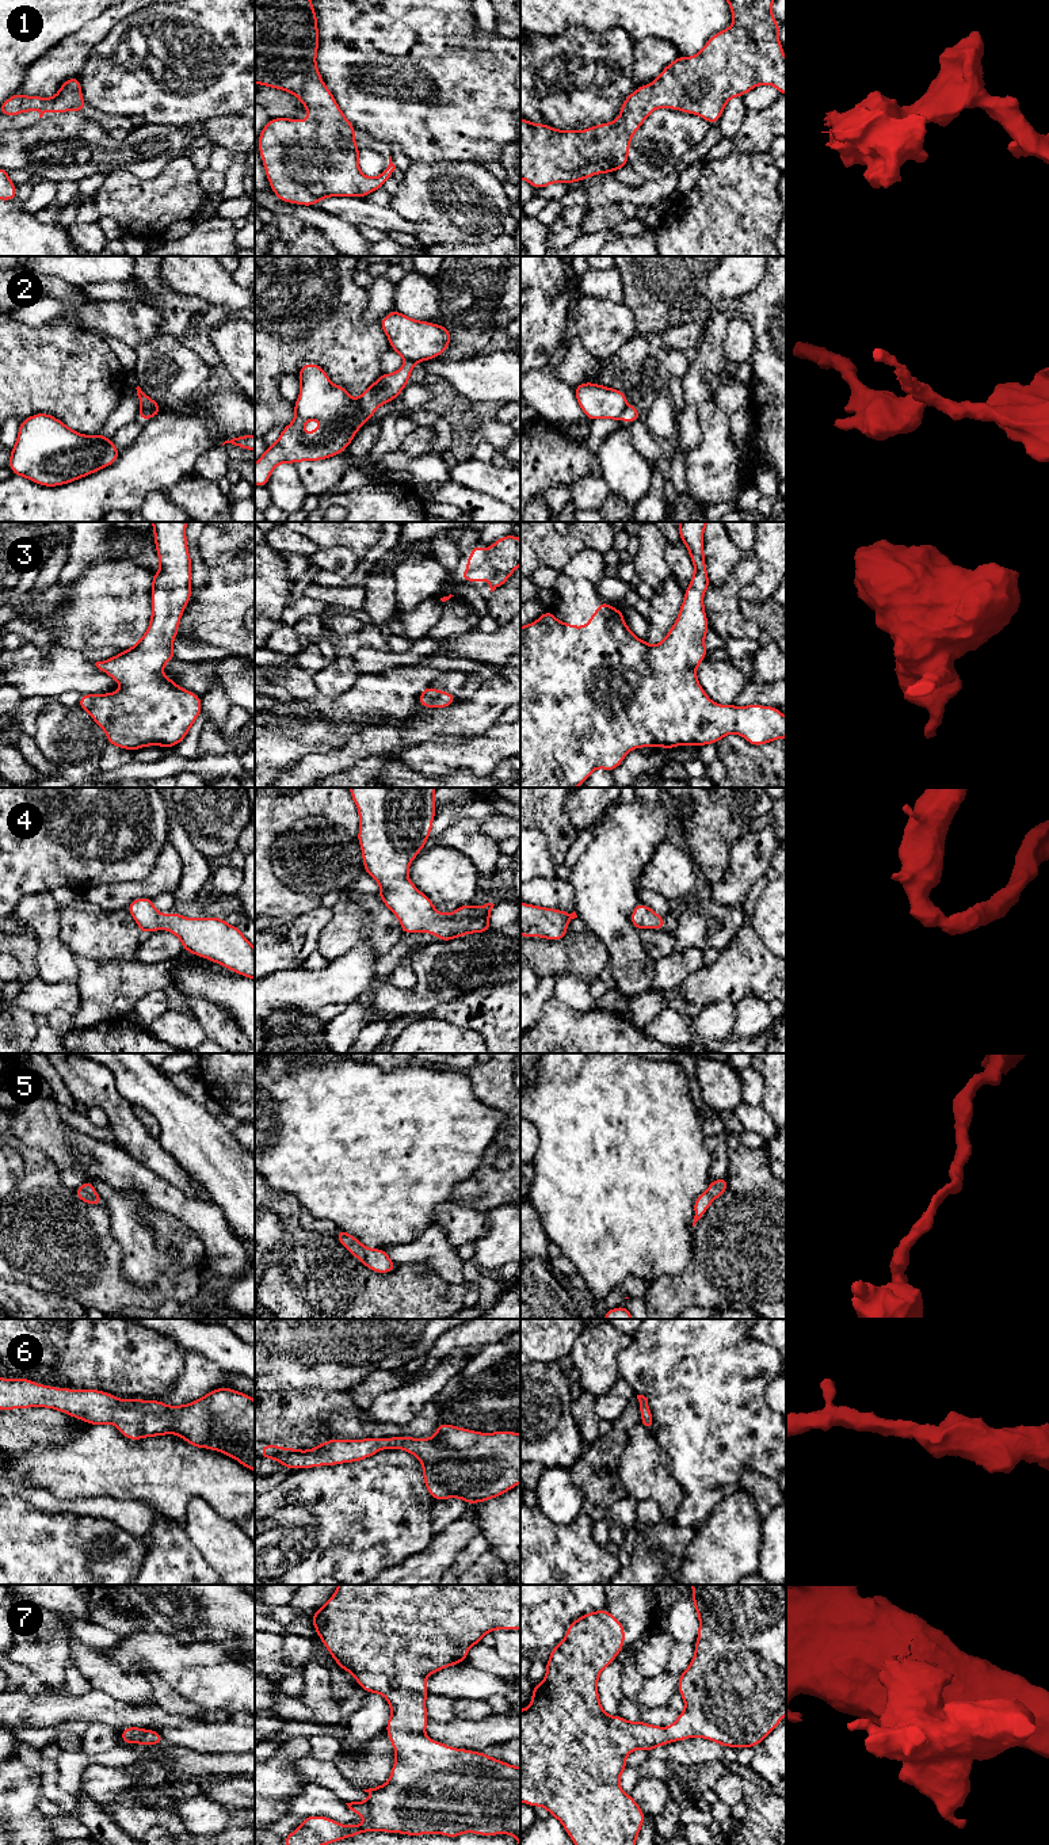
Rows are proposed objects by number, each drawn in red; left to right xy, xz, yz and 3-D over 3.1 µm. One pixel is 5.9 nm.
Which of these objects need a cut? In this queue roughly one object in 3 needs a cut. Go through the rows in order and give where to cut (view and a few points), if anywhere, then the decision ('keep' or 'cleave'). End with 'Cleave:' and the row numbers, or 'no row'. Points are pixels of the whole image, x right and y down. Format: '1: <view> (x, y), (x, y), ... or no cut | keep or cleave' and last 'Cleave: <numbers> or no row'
1: no cut | keep
2: yz (626, 404), (622, 419) | cleave
3: no cut | keep
4: no cut | keep
5: no cut | keep
6: no cut | keep
7: no cut | keep
Cleave: 2

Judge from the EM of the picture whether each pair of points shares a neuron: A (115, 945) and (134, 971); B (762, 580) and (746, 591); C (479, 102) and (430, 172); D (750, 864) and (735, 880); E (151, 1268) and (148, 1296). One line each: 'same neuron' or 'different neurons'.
A: different neurons
B: same neuron
C: different neurons
D: same neuron
E: different neurons

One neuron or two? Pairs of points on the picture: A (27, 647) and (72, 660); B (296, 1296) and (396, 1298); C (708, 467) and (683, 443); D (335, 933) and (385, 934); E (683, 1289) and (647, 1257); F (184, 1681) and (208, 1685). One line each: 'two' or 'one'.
A: one
B: one
C: two
D: one
E: two
F: one

